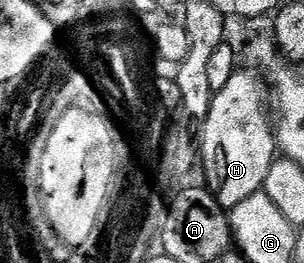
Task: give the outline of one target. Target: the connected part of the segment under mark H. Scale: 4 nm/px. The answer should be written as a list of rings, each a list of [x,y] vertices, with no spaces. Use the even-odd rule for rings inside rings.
[[[238,70],[232,75],[230,82],[226,82],[226,86],[222,86],[222,90],[215,92],[212,104],[209,106],[208,117],[199,134],[198,160],[202,166],[204,163],[205,181],[203,180],[203,183],[226,210],[238,206],[240,202],[263,189],[266,174],[270,170],[273,160],[278,156],[274,120],[270,115],[270,92],[266,87],[265,77],[259,71],[251,71]]]

